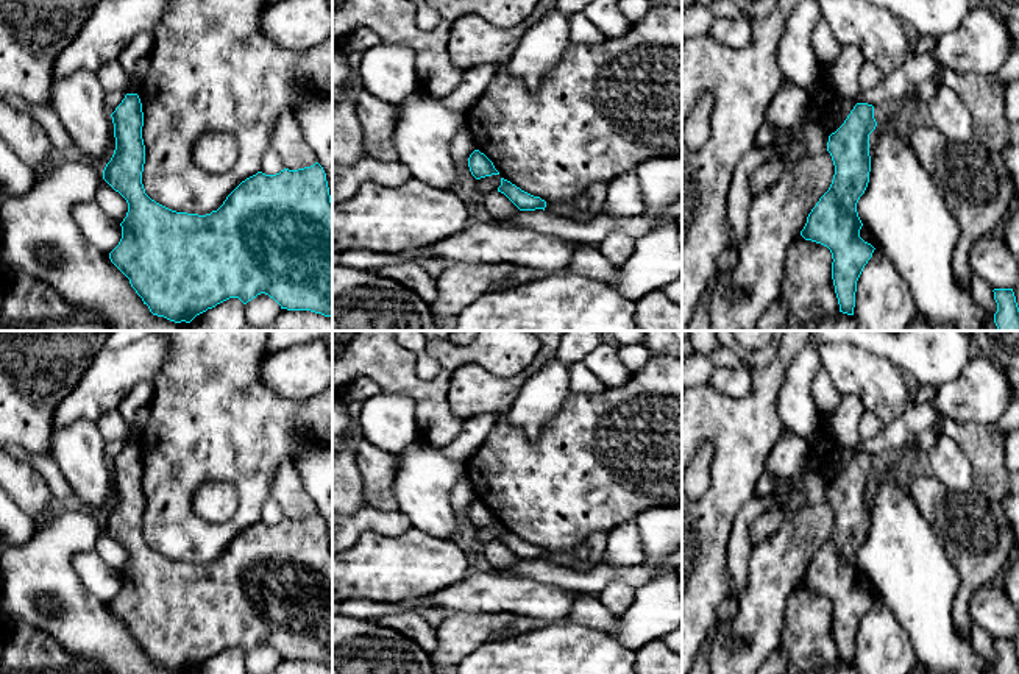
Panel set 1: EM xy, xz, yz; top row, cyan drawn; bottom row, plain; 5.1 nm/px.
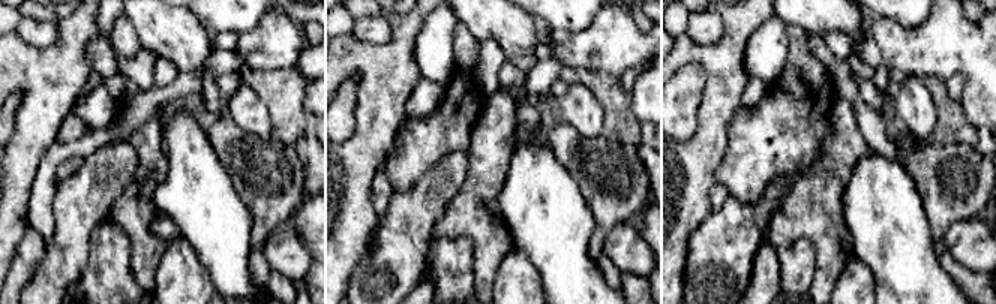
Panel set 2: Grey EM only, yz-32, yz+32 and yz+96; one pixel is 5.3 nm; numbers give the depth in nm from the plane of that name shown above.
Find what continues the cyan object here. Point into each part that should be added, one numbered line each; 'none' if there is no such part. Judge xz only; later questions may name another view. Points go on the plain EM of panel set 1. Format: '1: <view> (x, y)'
none

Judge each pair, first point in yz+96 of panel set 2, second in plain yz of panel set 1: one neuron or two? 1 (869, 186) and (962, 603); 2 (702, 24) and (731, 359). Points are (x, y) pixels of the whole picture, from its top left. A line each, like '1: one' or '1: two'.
1: two
2: two

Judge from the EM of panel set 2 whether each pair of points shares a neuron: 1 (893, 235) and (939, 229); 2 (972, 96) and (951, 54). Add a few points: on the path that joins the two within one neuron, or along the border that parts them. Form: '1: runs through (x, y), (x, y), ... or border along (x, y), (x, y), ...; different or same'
1: border along (920, 198), (933, 241); different
2: runs through (972, 86), (972, 75), (962, 65); same

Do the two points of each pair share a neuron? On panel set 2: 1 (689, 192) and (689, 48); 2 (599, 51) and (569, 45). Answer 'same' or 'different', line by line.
1: same
2: same

